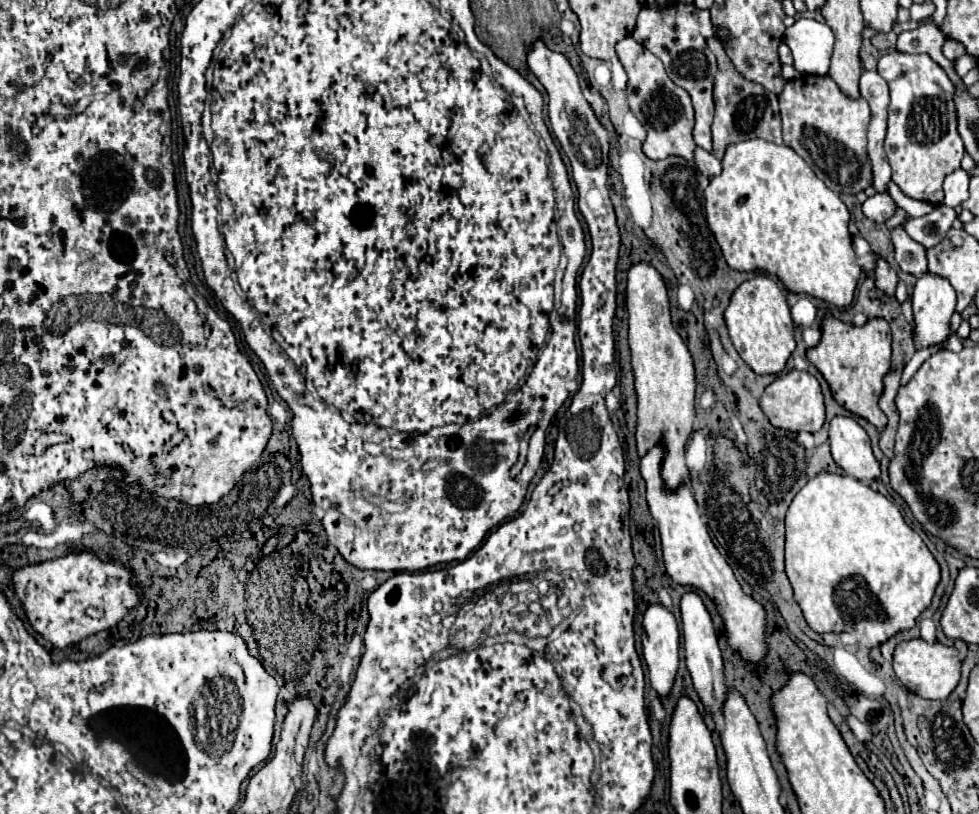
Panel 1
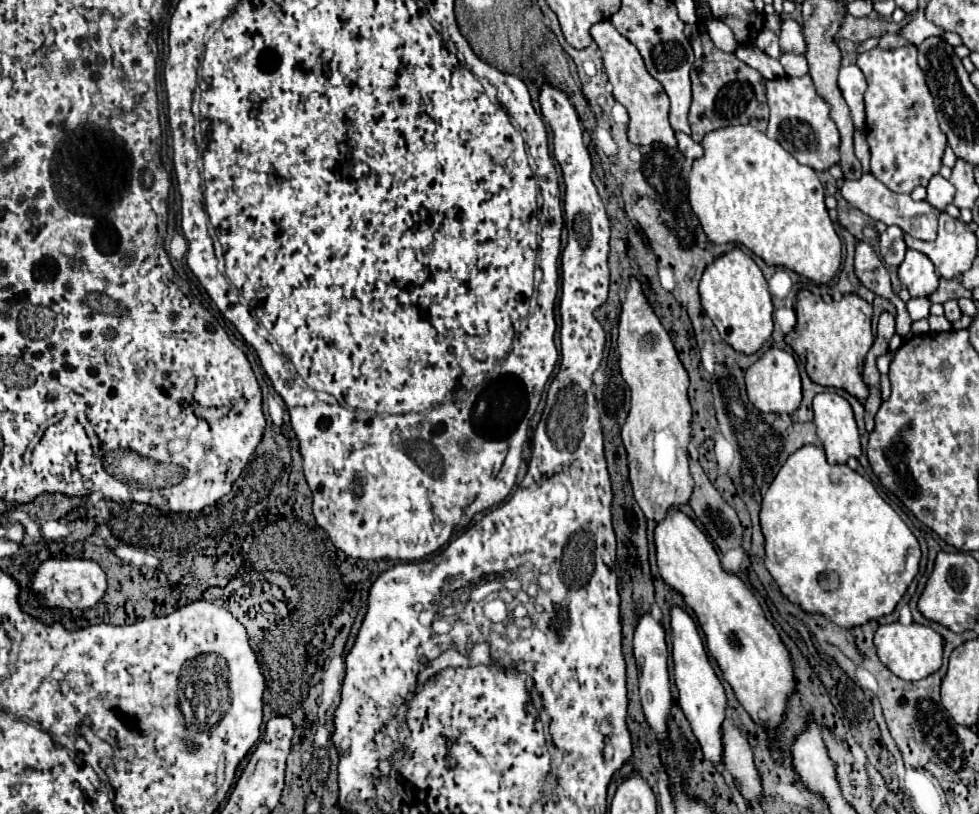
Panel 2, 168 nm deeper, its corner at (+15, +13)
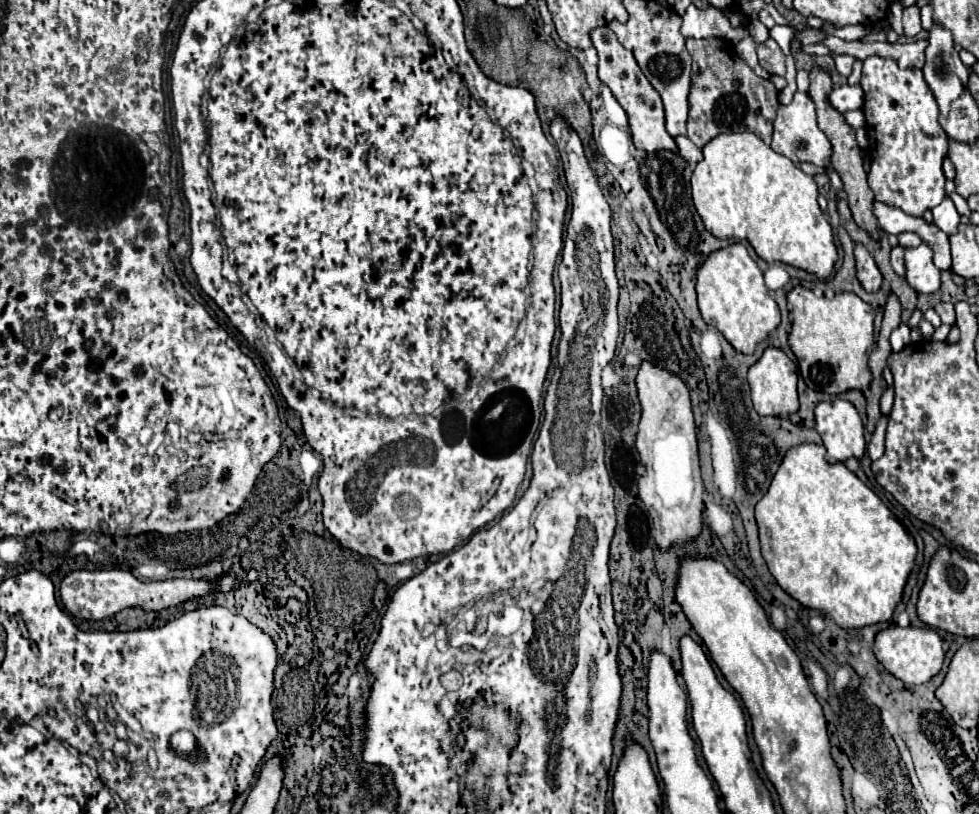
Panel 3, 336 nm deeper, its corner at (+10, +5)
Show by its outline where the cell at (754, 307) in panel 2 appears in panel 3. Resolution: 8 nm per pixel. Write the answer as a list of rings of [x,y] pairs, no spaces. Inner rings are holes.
[[[741,243],[711,253],[699,267],[695,289],[703,321],[715,327],[739,353],[751,355],[779,327],[779,307],[765,287],[761,269]]]

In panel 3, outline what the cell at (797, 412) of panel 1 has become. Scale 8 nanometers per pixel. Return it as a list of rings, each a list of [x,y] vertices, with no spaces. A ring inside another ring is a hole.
[[[767,347],[763,357],[749,369],[747,375],[751,387],[753,407],[759,415],[775,415],[775,417],[789,417],[799,411],[799,397],[797,397],[797,367],[795,363],[775,347]]]

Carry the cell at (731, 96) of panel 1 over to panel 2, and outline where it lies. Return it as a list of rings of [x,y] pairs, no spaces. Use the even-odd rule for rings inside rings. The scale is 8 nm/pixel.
[[[702,19],[692,25],[686,25],[684,33],[690,39],[690,45],[696,55],[696,61],[690,71],[692,81],[692,107],[688,113],[688,125],[692,129],[690,137],[696,143],[700,143],[706,133],[728,125],[754,125],[756,129],[766,131],[768,105],[764,77],[756,69],[742,63],[734,53],[724,53],[716,49],[708,37]]]

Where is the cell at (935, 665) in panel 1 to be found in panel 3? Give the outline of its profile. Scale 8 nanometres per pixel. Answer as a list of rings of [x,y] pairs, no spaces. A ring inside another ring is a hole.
[[[889,627],[877,633],[873,653],[877,661],[897,679],[901,679],[907,685],[921,685],[927,683],[931,677],[935,677],[941,671],[945,651],[943,651],[943,641],[933,629],[917,629],[917,627]]]

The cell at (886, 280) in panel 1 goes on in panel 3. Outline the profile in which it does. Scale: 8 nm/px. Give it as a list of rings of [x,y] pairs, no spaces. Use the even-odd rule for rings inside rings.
[[[857,245],[855,259],[857,259],[857,279],[863,285],[863,289],[869,293],[879,291],[883,285],[883,275],[879,271],[875,259],[871,257],[871,253],[863,245]]]

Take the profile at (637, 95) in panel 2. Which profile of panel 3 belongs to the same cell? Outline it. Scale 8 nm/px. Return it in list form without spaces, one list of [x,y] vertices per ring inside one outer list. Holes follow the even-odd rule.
[[[597,27],[591,33],[591,41],[599,53],[599,79],[613,91],[615,99],[625,109],[625,113],[629,117],[629,129],[631,129],[635,147],[643,149],[643,151],[669,149],[669,151],[677,153],[679,149],[677,149],[673,137],[665,129],[665,109],[661,103],[661,95],[657,95],[657,91],[653,91],[653,85],[647,81],[643,71],[637,67],[633,53],[627,51],[625,47],[621,47],[617,35],[613,35],[613,31],[609,27]]]

